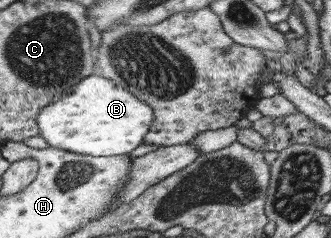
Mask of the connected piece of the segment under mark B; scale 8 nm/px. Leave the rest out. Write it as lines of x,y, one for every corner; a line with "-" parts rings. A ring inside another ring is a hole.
92,75
80,81
62,99
40,111
40,136
52,148
70,150
86,156
112,157
130,154
144,142
156,120
154,108
136,94
120,87
103,75

